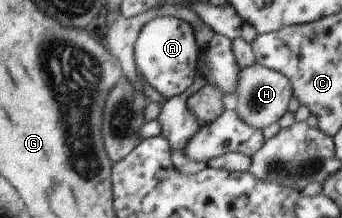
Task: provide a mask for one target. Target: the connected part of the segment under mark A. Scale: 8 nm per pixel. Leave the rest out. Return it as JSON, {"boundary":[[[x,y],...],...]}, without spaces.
{"boundary":[[[158,17],[145,24],[138,35],[134,58],[137,71],[164,98],[186,93],[195,83],[199,49],[194,28],[176,17]]]}

